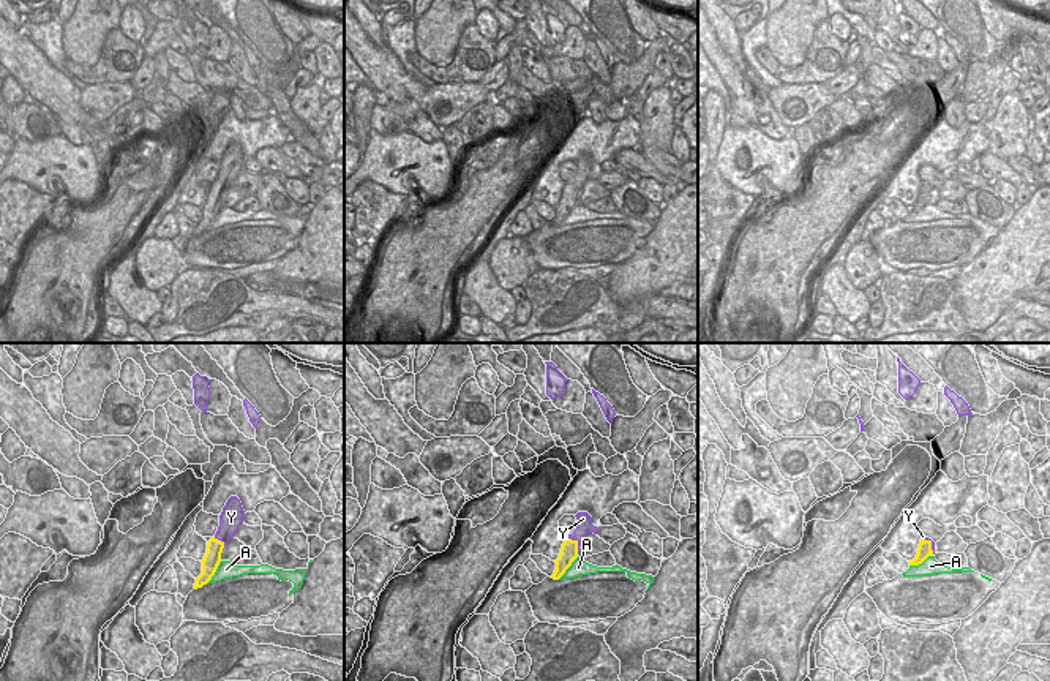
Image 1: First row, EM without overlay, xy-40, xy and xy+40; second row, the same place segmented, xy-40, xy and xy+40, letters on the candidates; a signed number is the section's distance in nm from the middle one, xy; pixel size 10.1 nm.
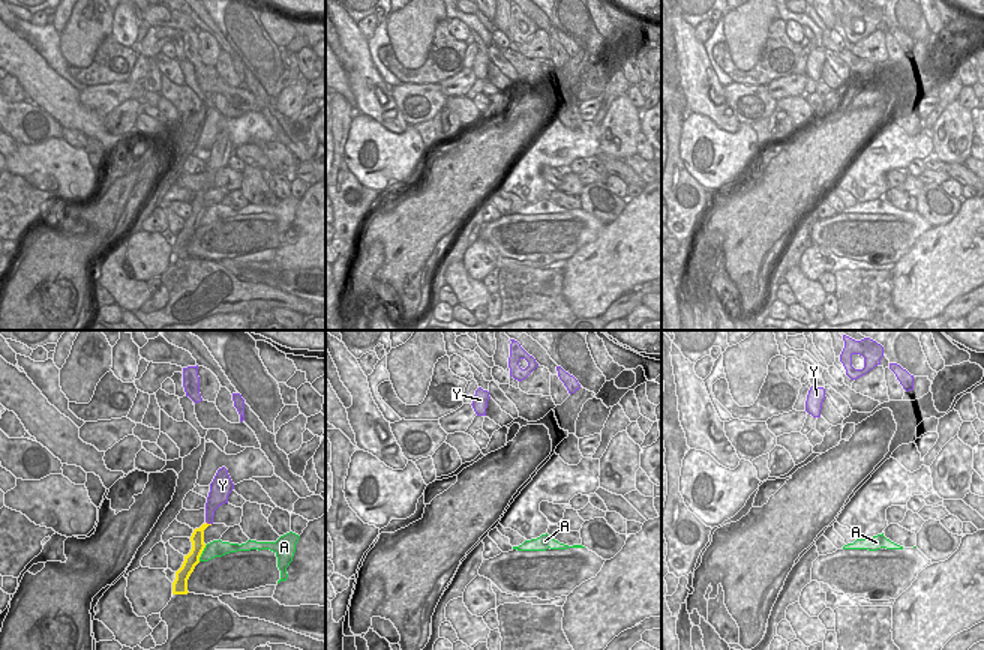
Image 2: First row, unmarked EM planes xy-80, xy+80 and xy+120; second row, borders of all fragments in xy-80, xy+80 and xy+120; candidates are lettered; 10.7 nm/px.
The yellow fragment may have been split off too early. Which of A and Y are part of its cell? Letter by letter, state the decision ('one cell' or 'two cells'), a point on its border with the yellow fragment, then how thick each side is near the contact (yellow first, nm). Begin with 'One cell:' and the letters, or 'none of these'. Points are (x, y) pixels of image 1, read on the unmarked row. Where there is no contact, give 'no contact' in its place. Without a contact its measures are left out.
One cell: none of these
A: two cells; meets yellow in xy at (569, 212); 190 nm thick on the yellow side, 170 nm on the other
Y: two cells; meets yellow in xy at (575, 187); 190 nm thick on the yellow side, 160 nm on the other

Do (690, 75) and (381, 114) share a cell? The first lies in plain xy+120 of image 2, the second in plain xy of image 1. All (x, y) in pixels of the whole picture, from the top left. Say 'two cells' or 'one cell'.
two cells

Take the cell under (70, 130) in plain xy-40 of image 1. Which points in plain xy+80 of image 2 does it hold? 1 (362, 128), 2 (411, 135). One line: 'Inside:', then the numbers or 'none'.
Inside: none

